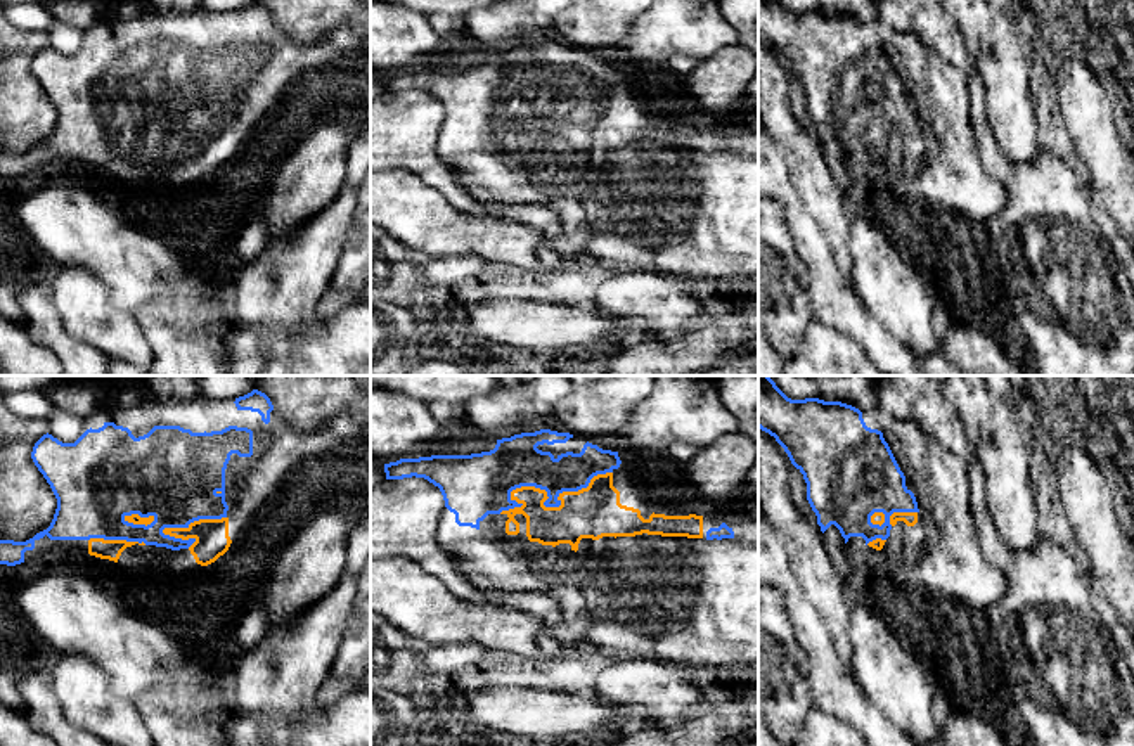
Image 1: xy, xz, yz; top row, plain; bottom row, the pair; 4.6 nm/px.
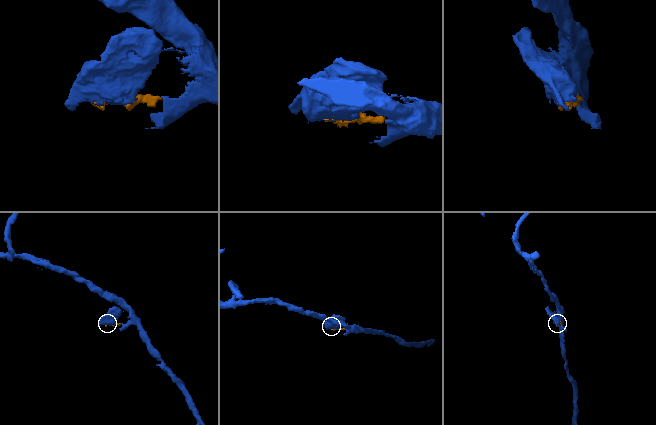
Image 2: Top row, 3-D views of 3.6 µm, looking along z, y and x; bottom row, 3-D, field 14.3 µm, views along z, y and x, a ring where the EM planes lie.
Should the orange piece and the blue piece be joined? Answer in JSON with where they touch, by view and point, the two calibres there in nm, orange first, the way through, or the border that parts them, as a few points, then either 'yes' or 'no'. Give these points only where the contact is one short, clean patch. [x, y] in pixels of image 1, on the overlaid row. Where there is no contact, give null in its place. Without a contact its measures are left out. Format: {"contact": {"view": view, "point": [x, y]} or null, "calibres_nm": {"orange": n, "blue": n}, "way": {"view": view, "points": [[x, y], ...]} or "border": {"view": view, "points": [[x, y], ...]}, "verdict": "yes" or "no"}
{"contact": {"view": "xz", "point": [542, 504]}, "calibres_nm": {"orange": 240, "blue": 240}, "verdict": "yes"}

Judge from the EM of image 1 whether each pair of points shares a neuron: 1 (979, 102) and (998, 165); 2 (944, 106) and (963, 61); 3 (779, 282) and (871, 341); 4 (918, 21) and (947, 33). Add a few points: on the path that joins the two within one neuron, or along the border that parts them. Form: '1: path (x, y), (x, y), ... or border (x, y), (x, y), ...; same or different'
1: path (979, 118), (989, 149); same
2: border (951, 63), (966, 75); different
3: border (797, 257), (805, 272), (809, 296); different
4: path (925, 21), (940, 33); same

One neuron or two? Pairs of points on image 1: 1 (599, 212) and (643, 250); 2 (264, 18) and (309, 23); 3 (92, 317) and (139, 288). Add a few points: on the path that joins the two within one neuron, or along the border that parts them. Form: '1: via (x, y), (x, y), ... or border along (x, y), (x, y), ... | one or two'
1: via (610, 217), (632, 239) | one
2: border along (272, 18), (293, 40), (309, 42) | two
3: border along (89, 270), (103, 282), (109, 302), (130, 315) | two

